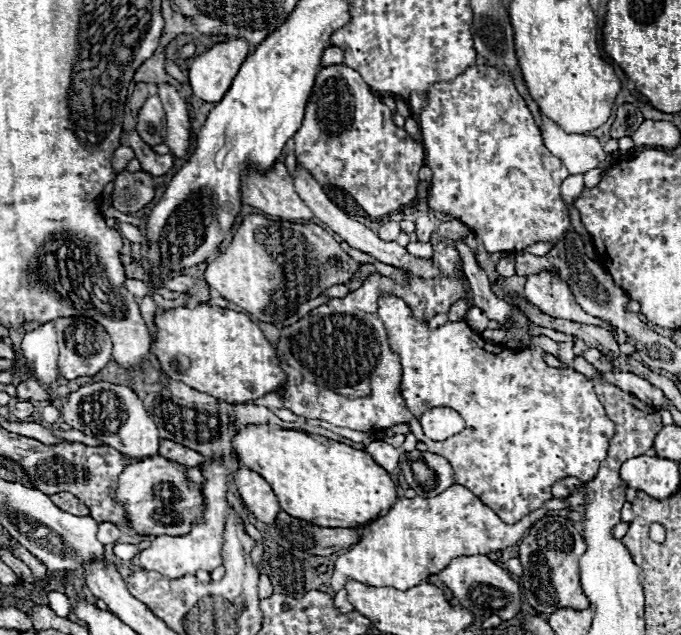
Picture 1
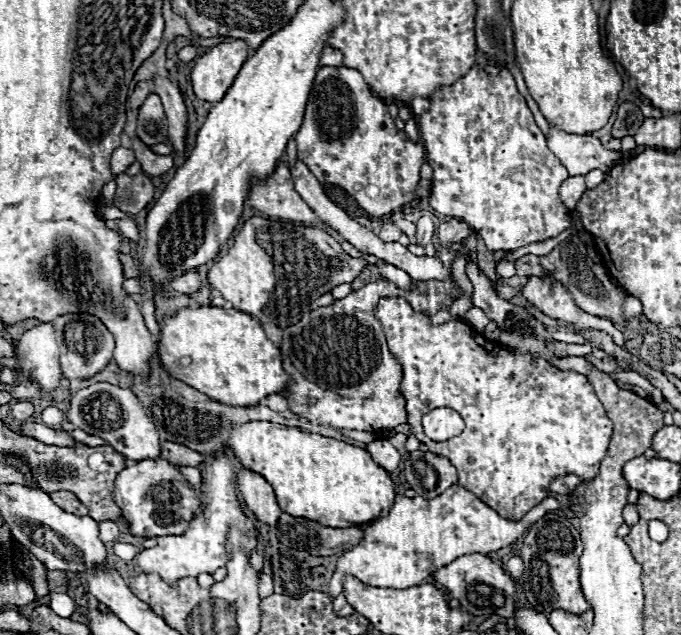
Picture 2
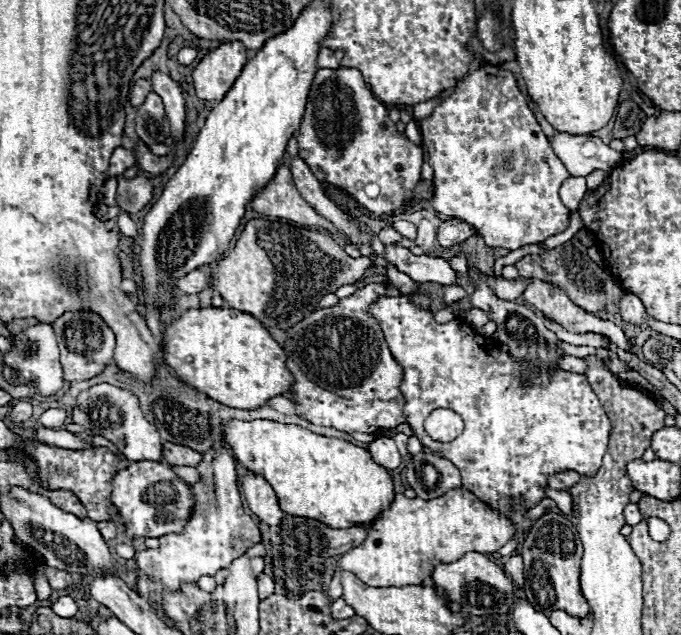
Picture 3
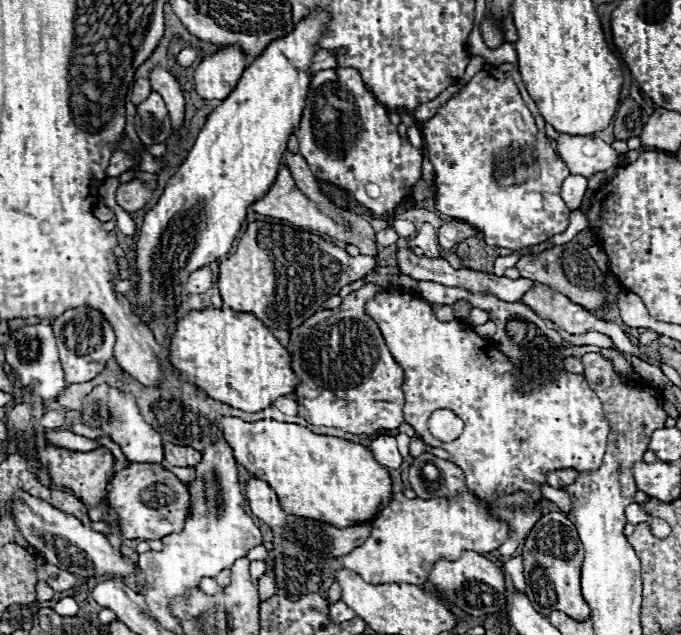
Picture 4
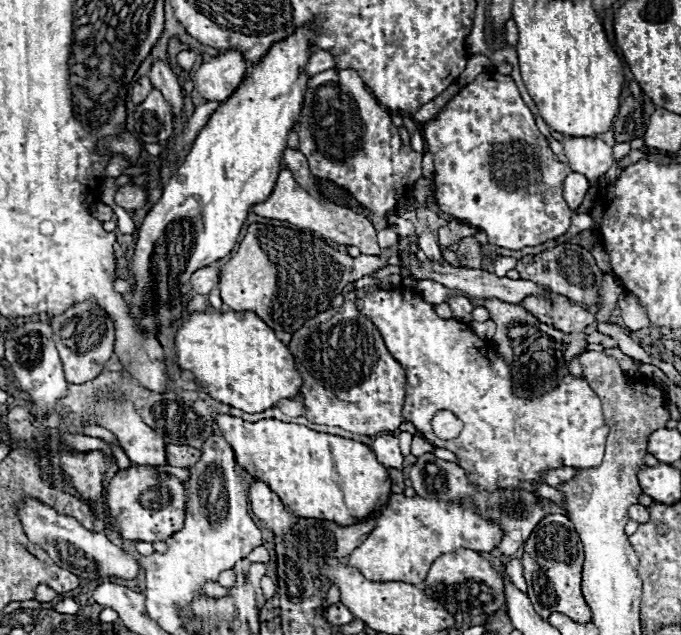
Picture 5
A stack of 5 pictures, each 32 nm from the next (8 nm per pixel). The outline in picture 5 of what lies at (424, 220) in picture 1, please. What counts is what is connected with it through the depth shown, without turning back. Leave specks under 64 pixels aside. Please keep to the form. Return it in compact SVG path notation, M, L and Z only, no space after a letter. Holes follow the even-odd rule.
M426 228L420 236L418 236L418 246L420 250L426 252L426 256L432 260L432 262L446 262L442 258L442 250L440 250L440 244L432 232L432 228Z

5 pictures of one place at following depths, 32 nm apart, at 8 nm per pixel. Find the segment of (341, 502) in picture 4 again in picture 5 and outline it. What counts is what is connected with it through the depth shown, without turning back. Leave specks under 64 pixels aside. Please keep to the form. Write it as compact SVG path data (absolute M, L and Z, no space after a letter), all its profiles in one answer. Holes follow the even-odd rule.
M218 414L216 424L222 428L228 444L232 444L236 452L236 462L256 480L266 482L272 488L272 492L276 492L282 498L284 506L300 518L312 516L320 520L334 520L336 524L348 526L356 524L356 520L368 518L372 512L380 510L390 498L388 470L376 460L372 448L362 442L316 432L304 424L280 422L274 418L260 422L246 422L230 414Z

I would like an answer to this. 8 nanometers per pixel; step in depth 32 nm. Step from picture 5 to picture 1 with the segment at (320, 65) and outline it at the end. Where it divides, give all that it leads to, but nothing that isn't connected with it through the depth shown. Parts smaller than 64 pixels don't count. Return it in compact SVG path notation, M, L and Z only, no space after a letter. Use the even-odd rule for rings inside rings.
M336 46L326 48L324 54L322 54L322 66L336 66L342 60L344 60L344 52L340 48L336 48Z

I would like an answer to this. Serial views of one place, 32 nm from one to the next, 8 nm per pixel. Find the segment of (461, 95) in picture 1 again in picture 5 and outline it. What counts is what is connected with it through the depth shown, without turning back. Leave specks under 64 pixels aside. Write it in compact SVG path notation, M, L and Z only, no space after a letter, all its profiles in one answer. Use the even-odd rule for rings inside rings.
M494 70L490 72L482 72L476 76L474 82L470 82L468 86L464 86L446 106L444 110L430 122L424 124L422 128L424 132L424 140L426 140L426 146L428 150L432 152L434 156L434 184L436 184L436 200L438 200L438 208L444 212L444 214L450 214L458 220L466 220L466 224L470 226L476 226L478 230L486 232L488 234L488 242L490 244L496 244L500 248L510 248L510 250L522 250L526 246L540 246L548 240L554 240L558 236L564 236L572 224L572 210L568 208L568 204L564 202L564 196L562 196L562 190L564 190L564 180L570 172L570 168L566 164L562 164L556 154L552 152L548 140L540 134L538 126L536 126L536 120L534 120L534 114L530 112L530 108L526 106L526 102L522 100L520 96L520 90L518 86L514 84L512 76L504 76L504 74L498 74Z

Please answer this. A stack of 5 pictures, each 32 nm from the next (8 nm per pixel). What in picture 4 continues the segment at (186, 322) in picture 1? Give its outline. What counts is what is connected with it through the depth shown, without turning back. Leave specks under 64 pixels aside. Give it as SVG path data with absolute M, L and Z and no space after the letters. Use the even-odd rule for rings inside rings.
M192 310L172 332L170 352L170 362L182 374L188 374L188 382L196 384L210 398L244 412L260 412L272 406L276 398L292 396L300 384L290 366L288 350L250 312Z

